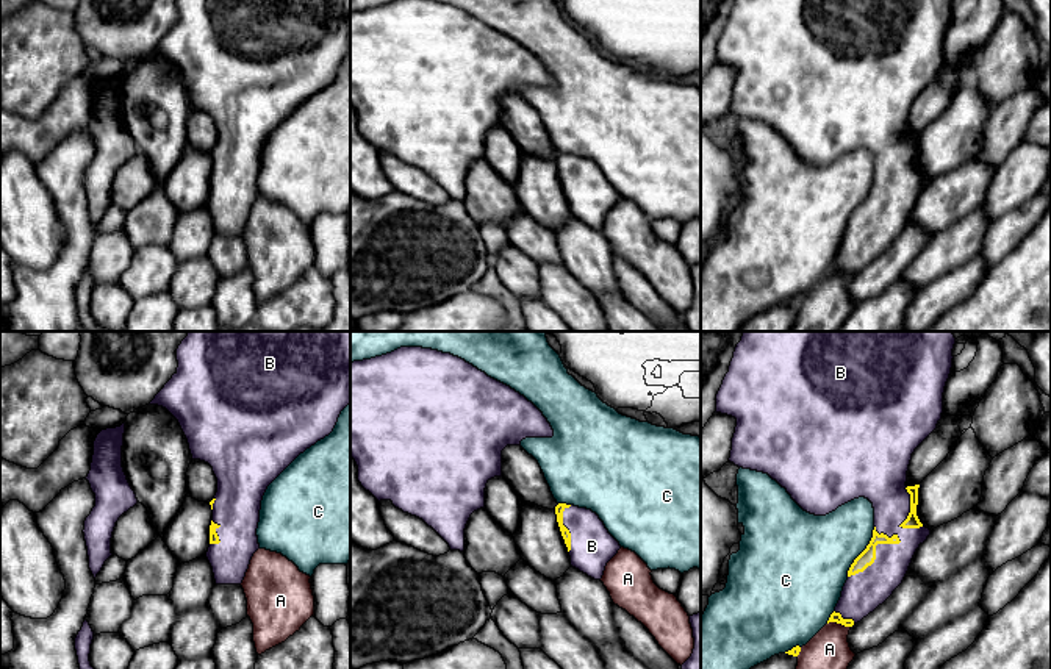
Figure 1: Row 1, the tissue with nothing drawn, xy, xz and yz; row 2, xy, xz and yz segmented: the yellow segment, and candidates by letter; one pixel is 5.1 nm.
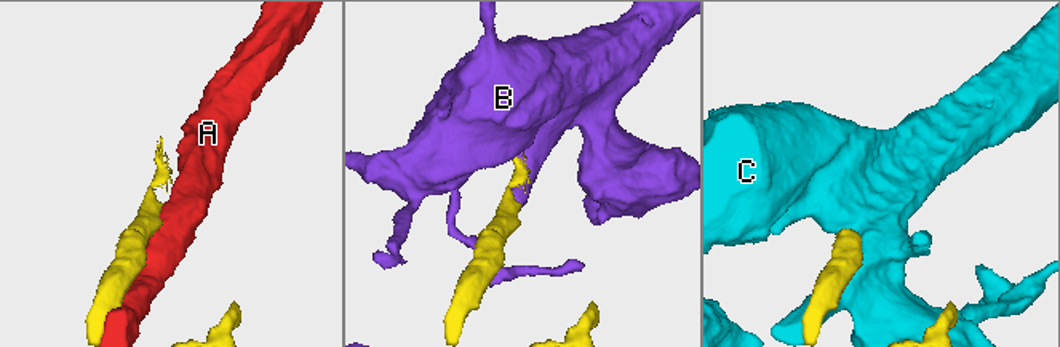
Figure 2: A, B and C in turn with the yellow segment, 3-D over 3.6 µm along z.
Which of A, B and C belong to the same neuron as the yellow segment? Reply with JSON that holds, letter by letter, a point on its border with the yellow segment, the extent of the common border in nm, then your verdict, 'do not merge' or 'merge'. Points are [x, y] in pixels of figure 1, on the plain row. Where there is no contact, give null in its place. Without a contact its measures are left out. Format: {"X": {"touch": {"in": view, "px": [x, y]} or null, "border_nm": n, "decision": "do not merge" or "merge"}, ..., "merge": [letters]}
{"A": {"touch": {"in": "yz", "px": [839, 272]}, "border_nm": 120, "decision": "do not merge"}, "B": {"touch": {"in": "yz", "px": [875, 202]}, "border_nm": 340, "decision": "merge"}, "C": {"touch": {"in": "yz", "px": [862, 202]}, "border_nm": 300, "decision": "do not merge"}, "merge": ["B"]}

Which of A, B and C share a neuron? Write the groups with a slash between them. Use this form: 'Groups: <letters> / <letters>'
Groups: A / B / C

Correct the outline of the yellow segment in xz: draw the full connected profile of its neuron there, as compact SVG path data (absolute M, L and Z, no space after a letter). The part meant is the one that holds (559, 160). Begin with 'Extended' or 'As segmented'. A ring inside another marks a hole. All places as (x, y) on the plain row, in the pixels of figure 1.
Extended. M558 153L555 164L571 206L571 216L601 230L607 213L621 199L619 192L591 159Z

